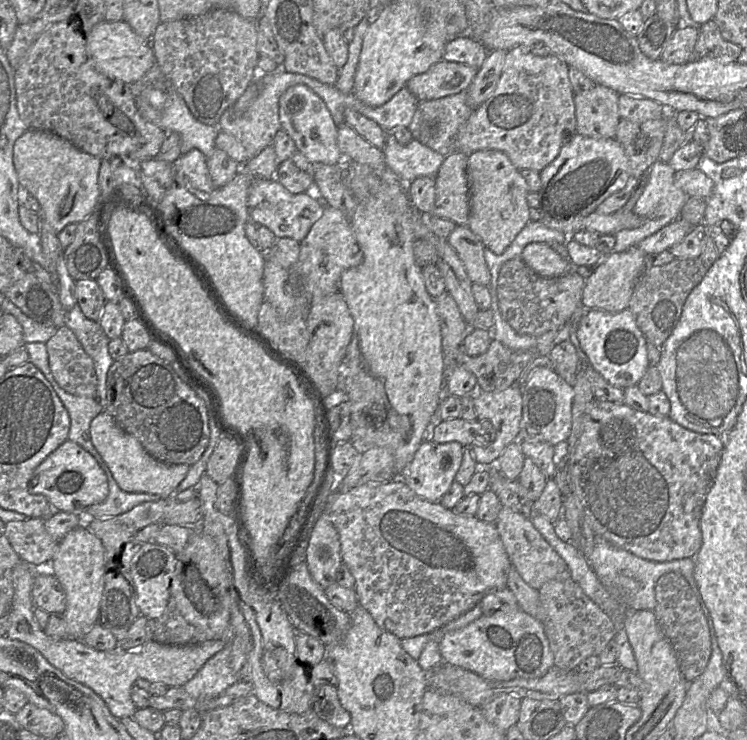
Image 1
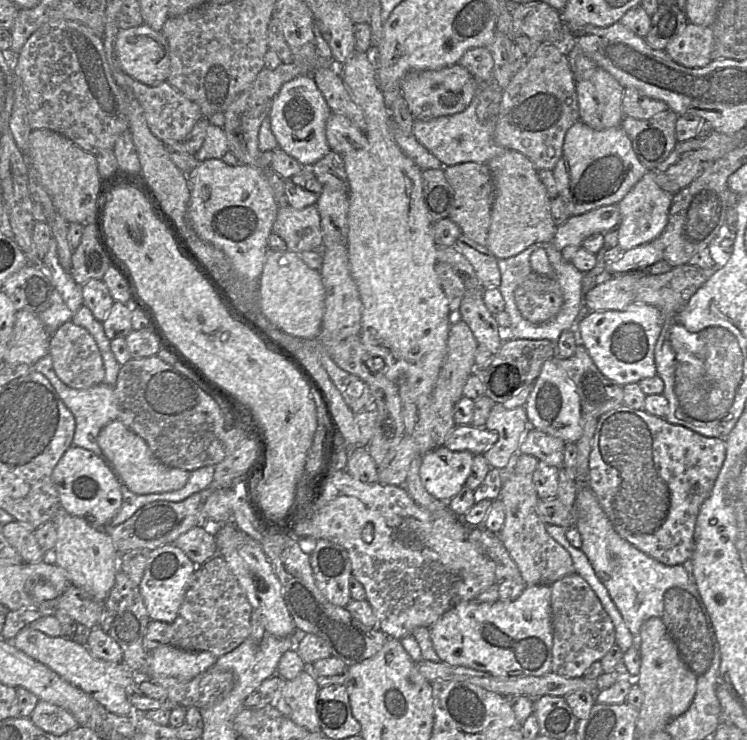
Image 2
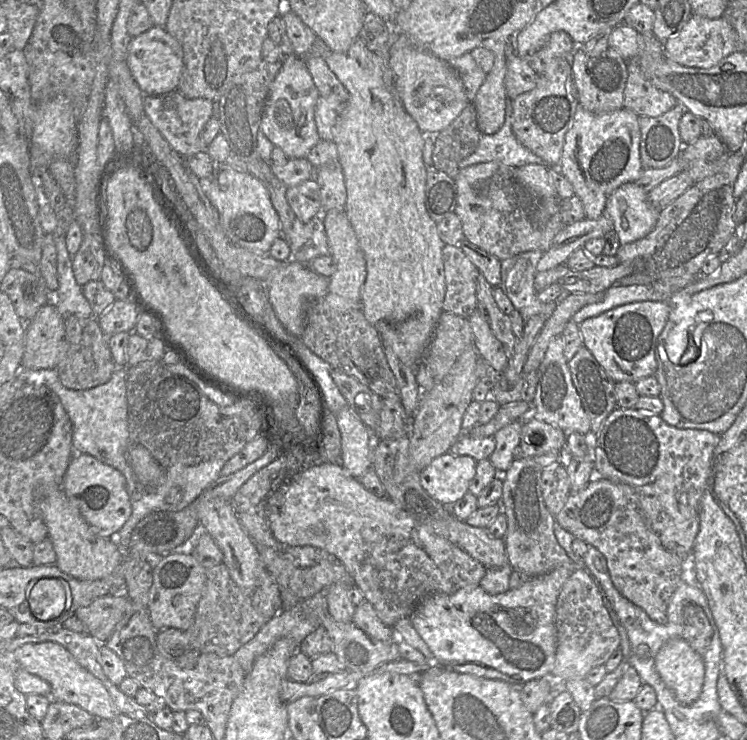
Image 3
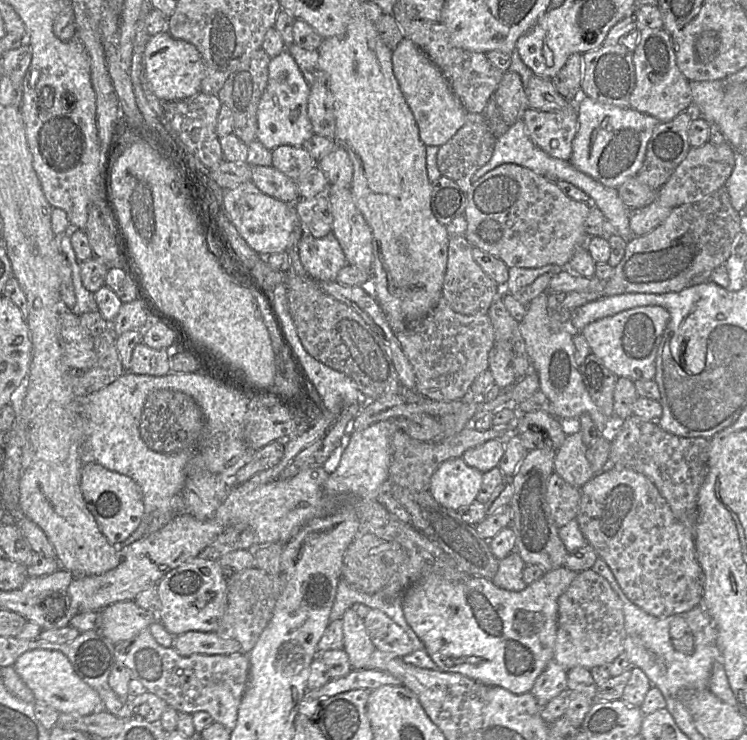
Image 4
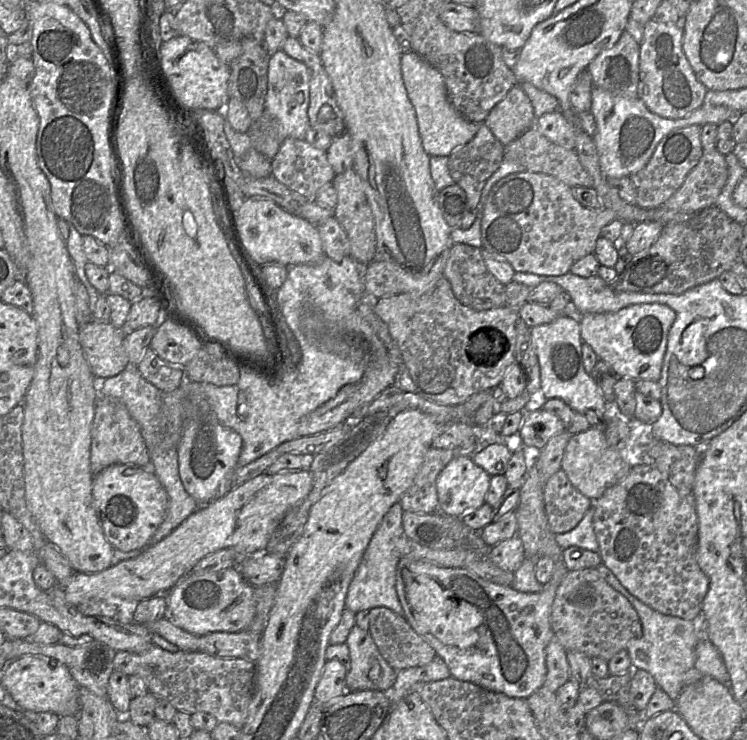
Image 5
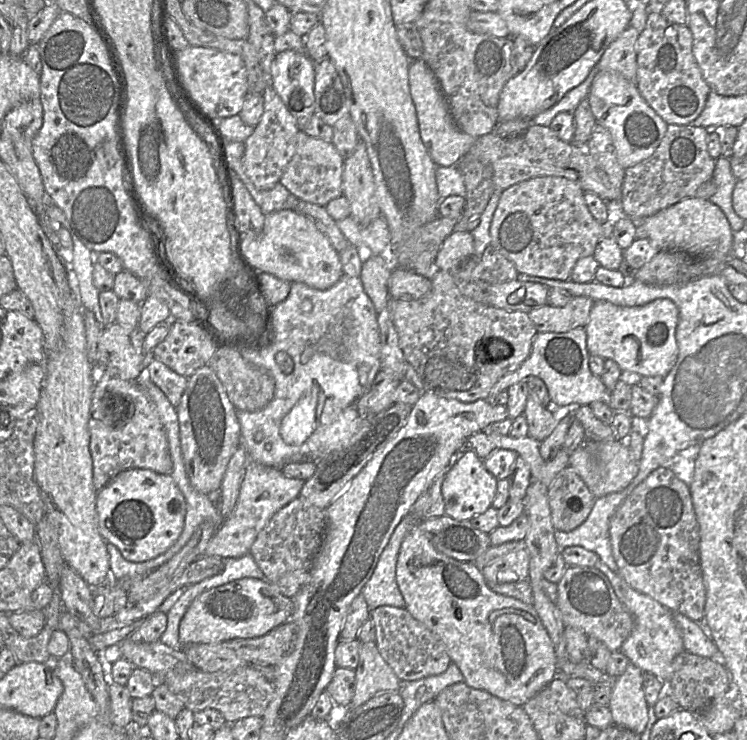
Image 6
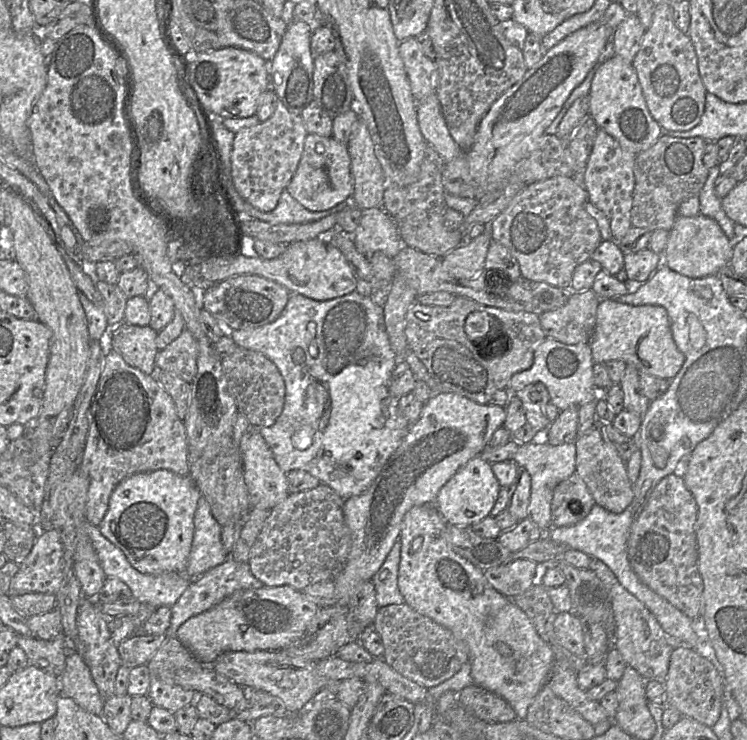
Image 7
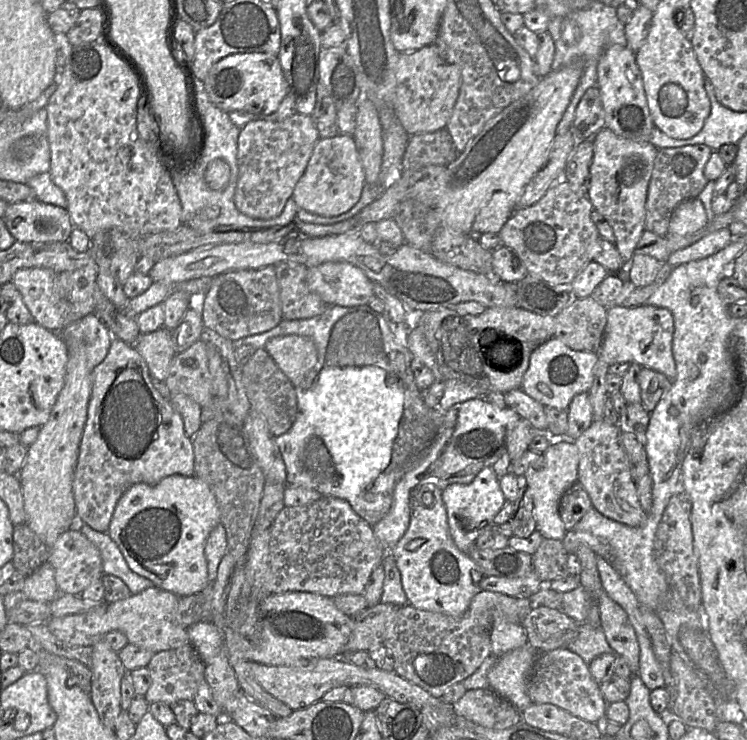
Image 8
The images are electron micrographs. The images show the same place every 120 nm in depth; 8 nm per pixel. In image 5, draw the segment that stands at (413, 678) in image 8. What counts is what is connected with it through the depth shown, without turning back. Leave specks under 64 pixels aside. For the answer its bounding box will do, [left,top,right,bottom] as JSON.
[368,607,436,671]

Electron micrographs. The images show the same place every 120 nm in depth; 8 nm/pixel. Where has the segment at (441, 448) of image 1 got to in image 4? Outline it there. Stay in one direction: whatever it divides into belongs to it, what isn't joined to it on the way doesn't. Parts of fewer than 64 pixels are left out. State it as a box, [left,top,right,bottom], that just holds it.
[429,458,483,511]

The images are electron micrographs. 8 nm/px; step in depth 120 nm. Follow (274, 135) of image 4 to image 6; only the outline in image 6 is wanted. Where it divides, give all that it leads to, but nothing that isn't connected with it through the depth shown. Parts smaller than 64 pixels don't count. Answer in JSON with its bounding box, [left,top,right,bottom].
[271,50,315,127]

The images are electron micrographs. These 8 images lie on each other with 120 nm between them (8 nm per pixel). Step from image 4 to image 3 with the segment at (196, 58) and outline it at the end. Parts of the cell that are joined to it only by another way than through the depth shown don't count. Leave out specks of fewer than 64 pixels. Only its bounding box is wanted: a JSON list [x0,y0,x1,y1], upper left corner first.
[126,25,184,95]

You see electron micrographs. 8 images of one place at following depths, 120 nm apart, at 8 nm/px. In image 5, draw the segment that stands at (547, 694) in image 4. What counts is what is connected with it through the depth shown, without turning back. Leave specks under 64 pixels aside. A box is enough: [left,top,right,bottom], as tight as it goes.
[543,637,570,692]

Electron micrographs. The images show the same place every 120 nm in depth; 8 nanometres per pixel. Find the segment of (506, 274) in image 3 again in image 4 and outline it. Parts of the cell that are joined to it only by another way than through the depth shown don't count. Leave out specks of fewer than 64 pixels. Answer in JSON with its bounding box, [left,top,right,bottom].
[503,265,568,306]

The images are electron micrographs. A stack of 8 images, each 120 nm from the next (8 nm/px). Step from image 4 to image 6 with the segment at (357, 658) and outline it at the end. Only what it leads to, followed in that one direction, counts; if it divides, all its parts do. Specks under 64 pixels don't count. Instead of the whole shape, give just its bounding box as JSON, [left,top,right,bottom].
[347,642,400,708]

